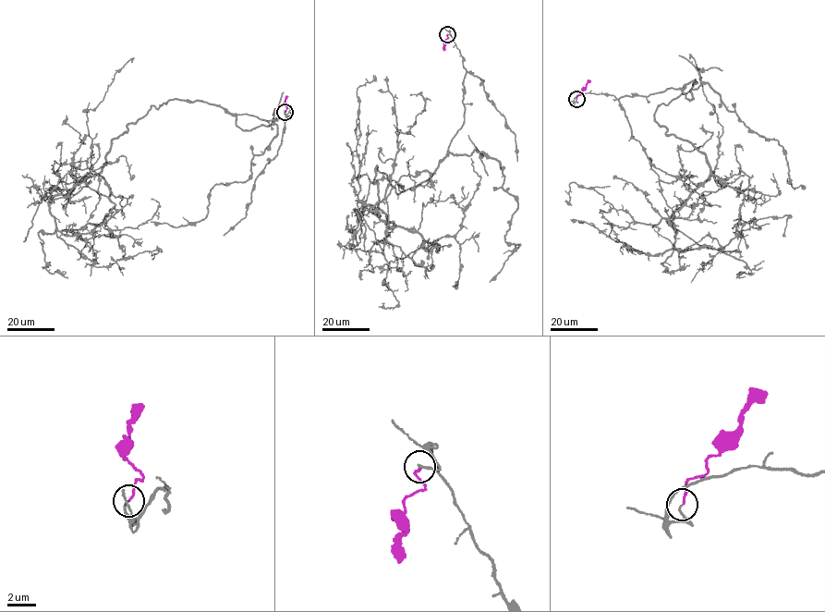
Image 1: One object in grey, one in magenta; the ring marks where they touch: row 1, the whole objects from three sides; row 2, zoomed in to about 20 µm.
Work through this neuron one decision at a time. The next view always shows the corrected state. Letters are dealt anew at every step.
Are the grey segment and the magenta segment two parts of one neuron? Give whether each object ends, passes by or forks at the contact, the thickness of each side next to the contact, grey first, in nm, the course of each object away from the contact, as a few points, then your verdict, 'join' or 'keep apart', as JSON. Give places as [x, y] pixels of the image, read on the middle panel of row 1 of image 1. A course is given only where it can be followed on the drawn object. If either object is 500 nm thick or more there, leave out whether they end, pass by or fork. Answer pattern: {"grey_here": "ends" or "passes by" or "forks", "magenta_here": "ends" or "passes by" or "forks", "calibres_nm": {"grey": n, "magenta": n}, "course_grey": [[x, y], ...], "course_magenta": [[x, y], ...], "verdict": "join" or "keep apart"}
{"grey_here": "ends", "magenta_here": "ends", "calibres_nm": {"grey": 130, "magenta": 140}, "course_grey": [[447, 34], [464, 123], [415, 187], [377, 165], [390, 227], [363, 203], [409, 94]], "course_magenta": [[447, 34], [443, 50]], "verdict": "join"}

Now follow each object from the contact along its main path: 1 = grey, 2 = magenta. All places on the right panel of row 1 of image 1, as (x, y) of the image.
1: (576, 99), (648, 96), (695, 79), (654, 116), (709, 168), (670, 219), (674, 246), (638, 252), (599, 212)
2: (576, 99), (589, 79)

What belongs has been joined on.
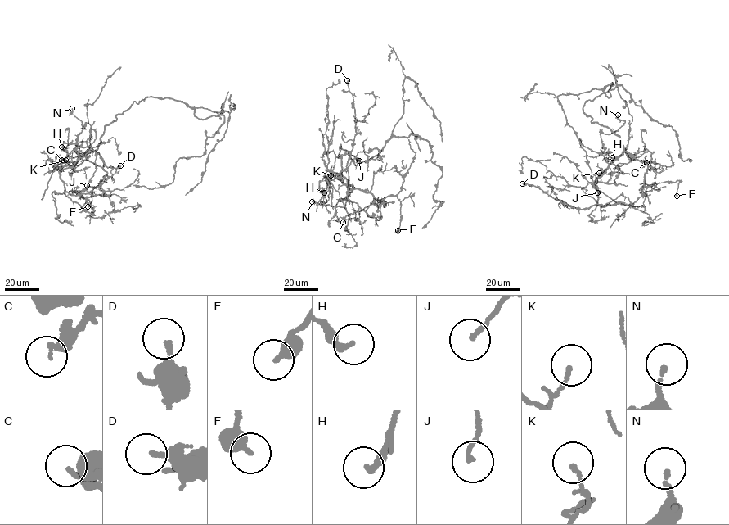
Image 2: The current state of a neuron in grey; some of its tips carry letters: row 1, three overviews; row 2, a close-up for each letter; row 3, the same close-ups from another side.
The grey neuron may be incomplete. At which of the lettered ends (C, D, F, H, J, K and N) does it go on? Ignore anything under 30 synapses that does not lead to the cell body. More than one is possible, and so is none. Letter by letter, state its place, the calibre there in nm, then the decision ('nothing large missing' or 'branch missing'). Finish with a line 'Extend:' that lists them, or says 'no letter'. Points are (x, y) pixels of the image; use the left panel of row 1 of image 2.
C: (61, 160) | 280 nm | nothing large missing
D: (120, 165) | 180 nm | nothing large missing
F: (87, 206) | 420 nm | nothing large missing
H: (61, 147) | 240 nm | nothing large missing
J: (87, 185) | 150 nm | nothing large missing
K: (65, 160) | 130 nm | nothing large missing
N: (72, 108) | 160 nm | nothing large missing
Extend: no letter

